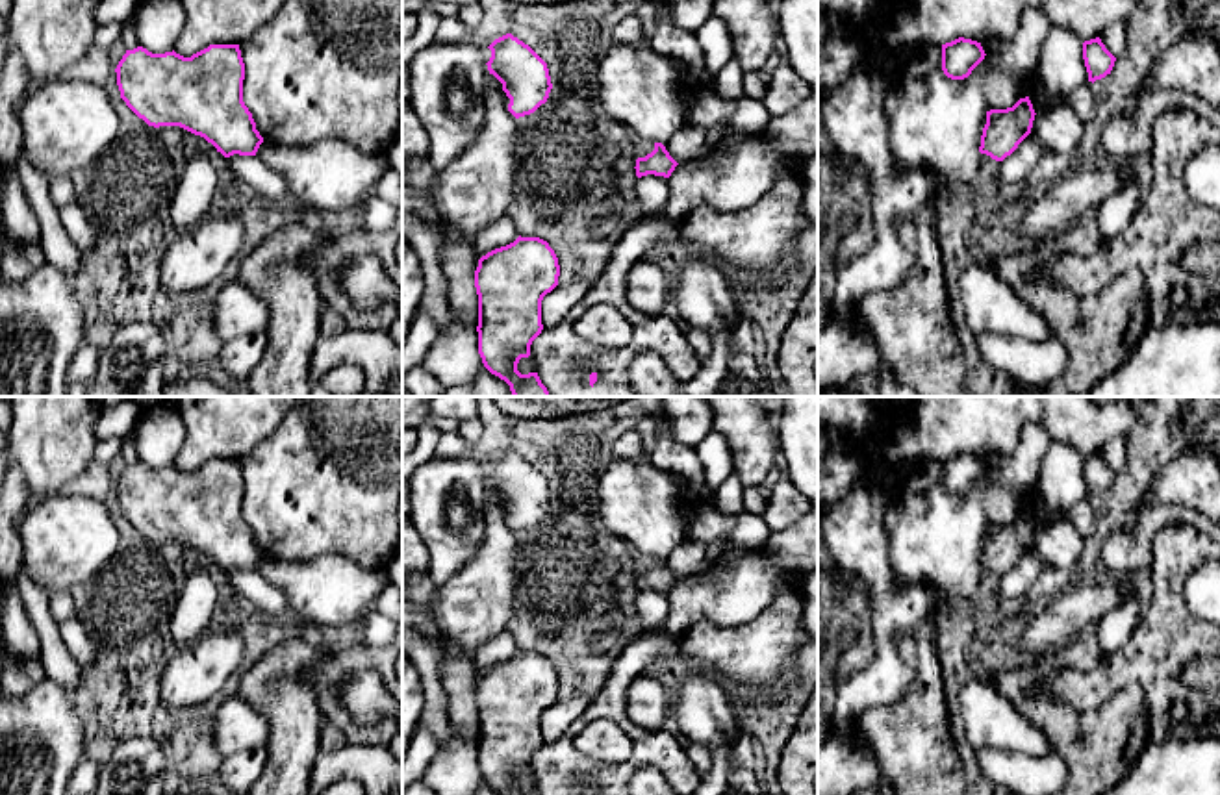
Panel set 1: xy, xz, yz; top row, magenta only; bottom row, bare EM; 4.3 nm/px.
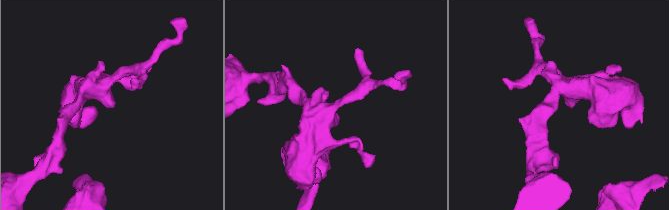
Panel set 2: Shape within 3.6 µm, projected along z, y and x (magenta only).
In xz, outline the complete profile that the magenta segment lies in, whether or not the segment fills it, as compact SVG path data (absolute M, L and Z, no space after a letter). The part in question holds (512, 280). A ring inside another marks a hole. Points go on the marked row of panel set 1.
M517 237L514 243L495 248L478 259L475 287L478 295L478 354L484 367L510 385L514 397L549 397L538 372L521 374L517 363L530 356L532 341L541 334L541 300L558 285L560 265L554 250L540 237Z

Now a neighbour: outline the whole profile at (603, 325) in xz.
M610 304L591 306L575 321L573 330L580 339L606 350L625 347L632 339L630 321Z

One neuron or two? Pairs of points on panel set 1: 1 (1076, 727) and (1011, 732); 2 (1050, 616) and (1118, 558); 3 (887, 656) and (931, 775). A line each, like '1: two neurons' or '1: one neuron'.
1: two neurons
2: two neurons
3: two neurons

